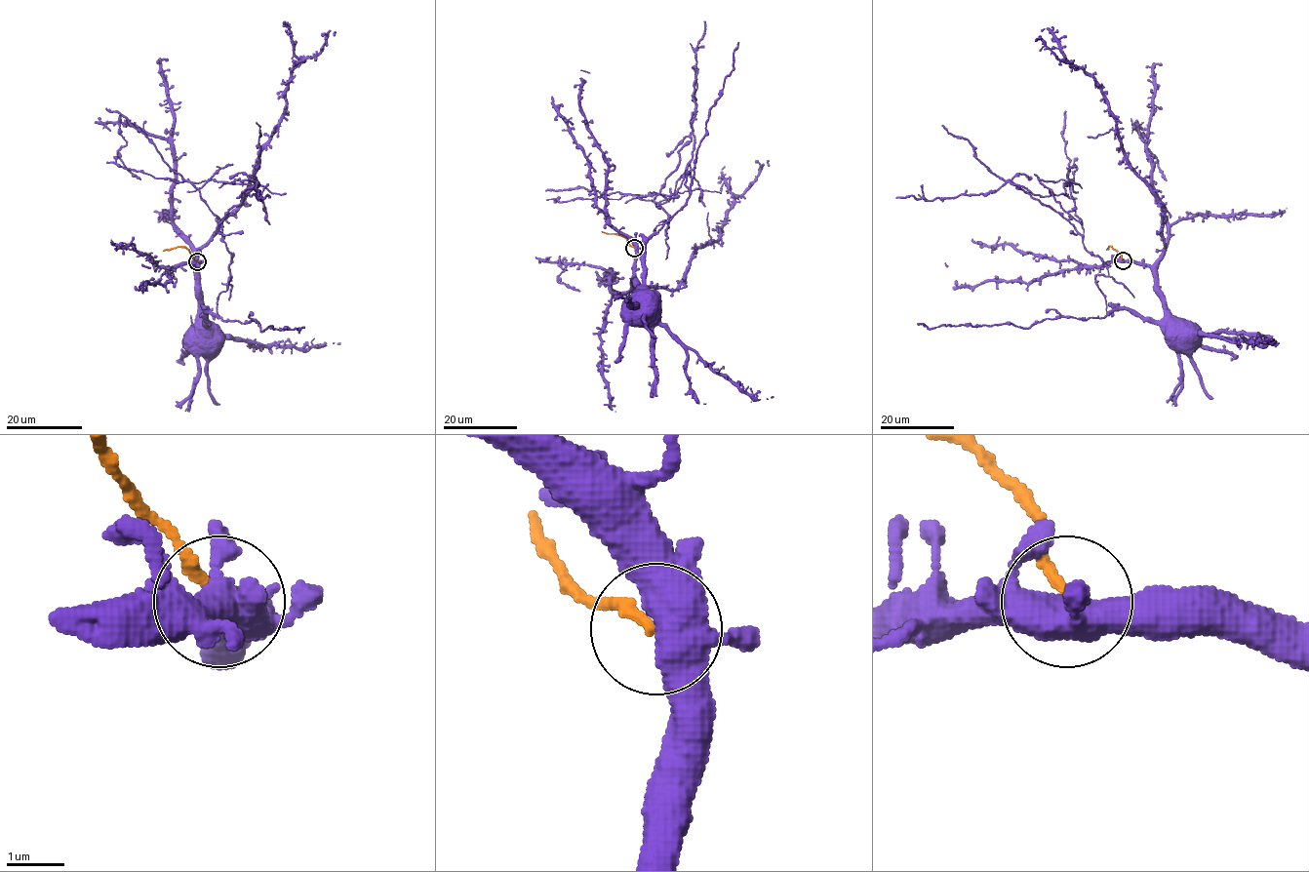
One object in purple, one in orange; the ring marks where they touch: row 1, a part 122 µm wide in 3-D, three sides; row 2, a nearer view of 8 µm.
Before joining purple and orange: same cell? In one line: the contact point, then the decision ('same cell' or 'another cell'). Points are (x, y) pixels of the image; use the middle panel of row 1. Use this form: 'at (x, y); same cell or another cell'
at (634, 248); another cell

